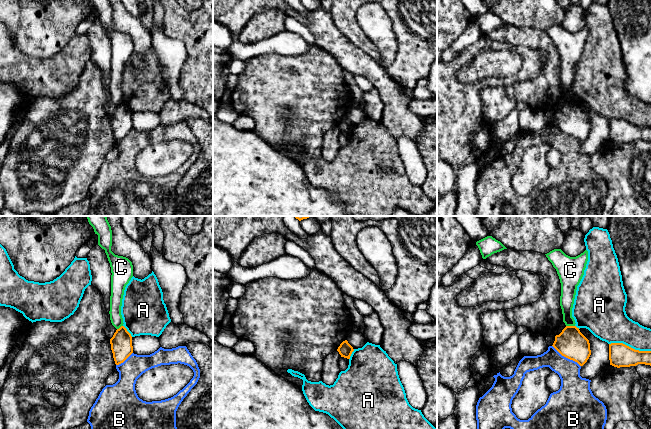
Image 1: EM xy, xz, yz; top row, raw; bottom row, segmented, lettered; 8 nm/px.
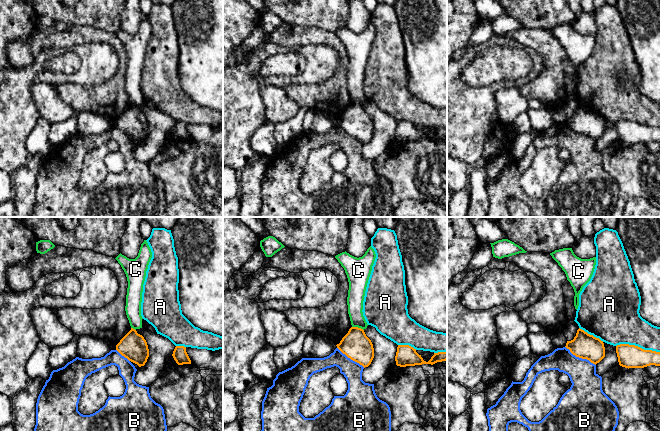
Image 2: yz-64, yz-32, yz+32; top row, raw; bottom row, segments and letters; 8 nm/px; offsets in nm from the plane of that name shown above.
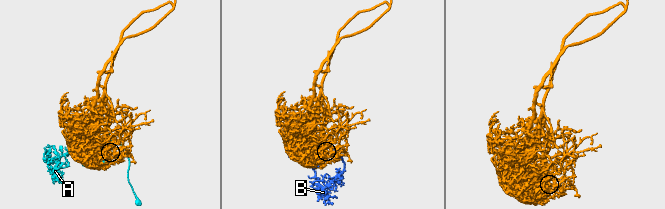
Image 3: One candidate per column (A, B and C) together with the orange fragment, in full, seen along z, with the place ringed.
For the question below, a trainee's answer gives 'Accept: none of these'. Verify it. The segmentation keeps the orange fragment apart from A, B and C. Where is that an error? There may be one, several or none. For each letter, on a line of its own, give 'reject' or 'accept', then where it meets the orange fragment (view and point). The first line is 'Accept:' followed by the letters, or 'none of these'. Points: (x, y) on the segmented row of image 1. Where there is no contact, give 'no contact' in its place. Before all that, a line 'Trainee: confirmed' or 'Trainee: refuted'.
Trainee: confirmed
Accept: none of these
A: reject; meets orange in yz at (630, 347)
B: reject; meets orange in yz at (566, 357)
C: reject; meets orange in yz at (570, 326)

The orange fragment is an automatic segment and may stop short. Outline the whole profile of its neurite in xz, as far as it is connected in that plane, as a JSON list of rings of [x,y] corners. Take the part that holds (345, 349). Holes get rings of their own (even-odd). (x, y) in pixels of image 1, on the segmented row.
[[[347,340],[343,341],[338,347],[337,351],[341,357],[350,359],[352,352],[354,351],[353,347],[348,343]]]

